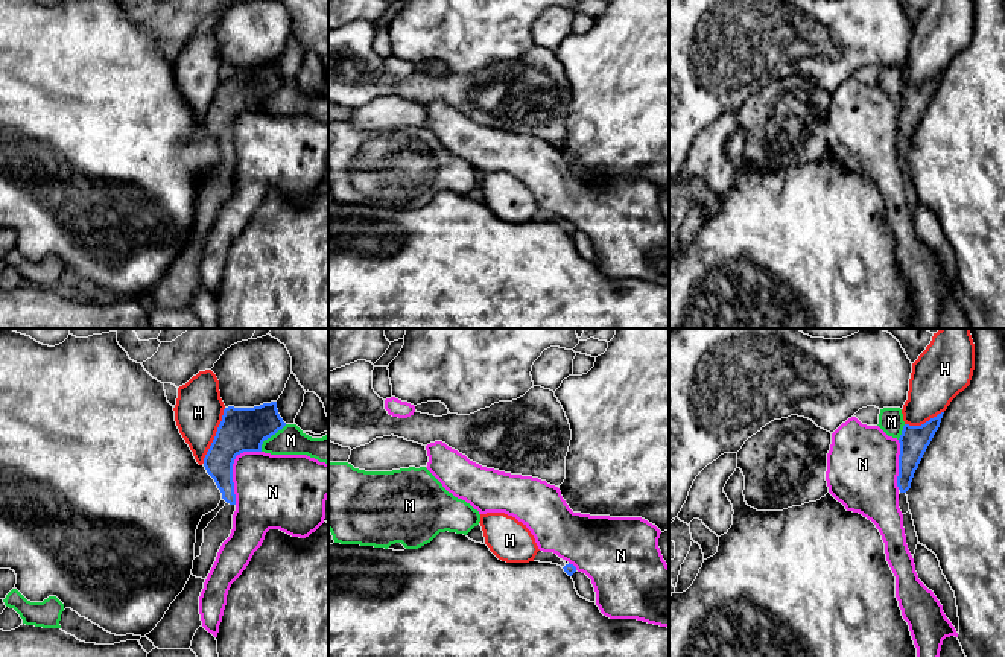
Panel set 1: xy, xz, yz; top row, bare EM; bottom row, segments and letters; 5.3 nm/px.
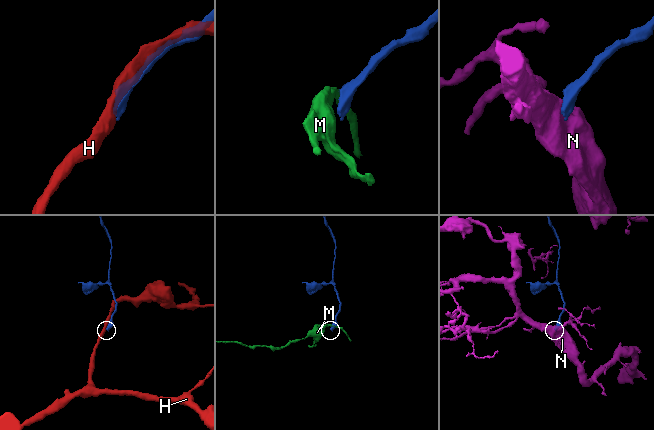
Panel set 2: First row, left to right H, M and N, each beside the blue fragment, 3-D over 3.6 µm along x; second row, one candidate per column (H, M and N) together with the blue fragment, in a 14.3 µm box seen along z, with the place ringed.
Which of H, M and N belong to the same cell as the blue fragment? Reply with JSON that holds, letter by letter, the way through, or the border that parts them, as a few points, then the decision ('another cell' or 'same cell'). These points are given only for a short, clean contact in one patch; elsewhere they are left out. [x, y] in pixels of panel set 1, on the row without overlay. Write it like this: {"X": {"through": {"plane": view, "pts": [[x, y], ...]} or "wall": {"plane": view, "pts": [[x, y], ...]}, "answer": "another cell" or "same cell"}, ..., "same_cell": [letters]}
{"H": {"answer": "another cell"}, "M": {"wall": {"plane": "xy", "pts": [[286, 84], [268, 96], [260, 110]]}, "answer": "another cell"}, "N": {"wall": {"plane": "xy", "pts": [[260, 110], [244, 110], [234, 119], [234, 163]]}, "answer": "another cell"}, "same_cell": []}

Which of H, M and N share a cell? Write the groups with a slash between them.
H / M / N

